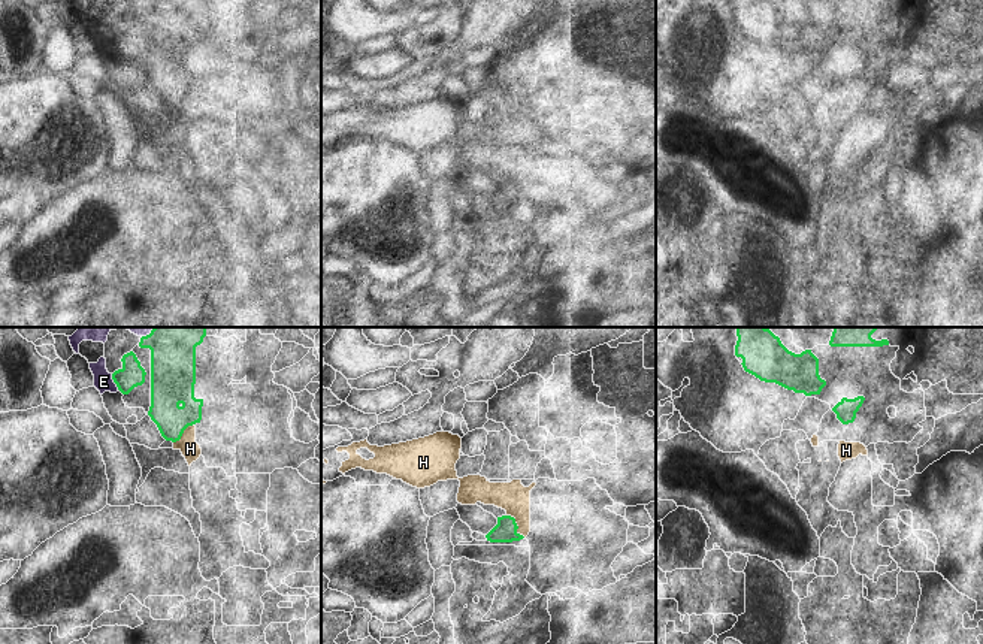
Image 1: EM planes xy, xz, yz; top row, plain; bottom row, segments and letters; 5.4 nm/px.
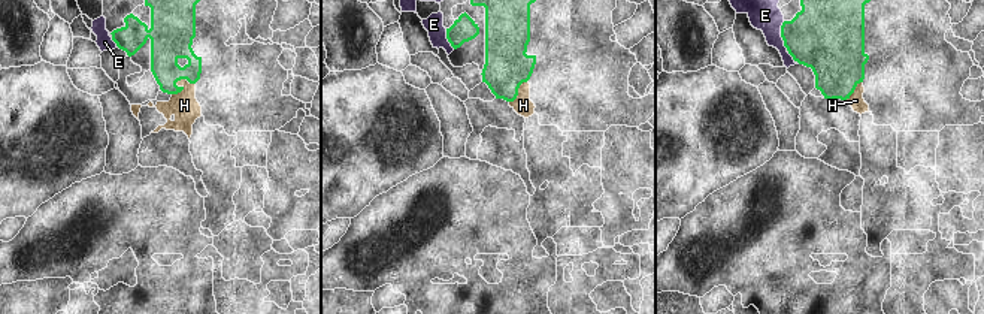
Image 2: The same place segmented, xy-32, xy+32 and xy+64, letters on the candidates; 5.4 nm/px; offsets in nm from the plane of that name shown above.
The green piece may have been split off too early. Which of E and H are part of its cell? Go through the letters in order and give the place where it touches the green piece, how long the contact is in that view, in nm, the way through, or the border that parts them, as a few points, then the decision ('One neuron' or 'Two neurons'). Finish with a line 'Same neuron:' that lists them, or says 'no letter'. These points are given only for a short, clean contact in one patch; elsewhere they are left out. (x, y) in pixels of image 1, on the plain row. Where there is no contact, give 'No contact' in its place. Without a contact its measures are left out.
E: Touches green at xy (114, 47). Shared border 100 nm. Two neurons
H: Touches green at xz (516, 190). Shared border 160 nm. Boundary: xz (507, 180), (514, 184), (517, 196), (525, 202). Two neurons
Same neuron: no letter.

